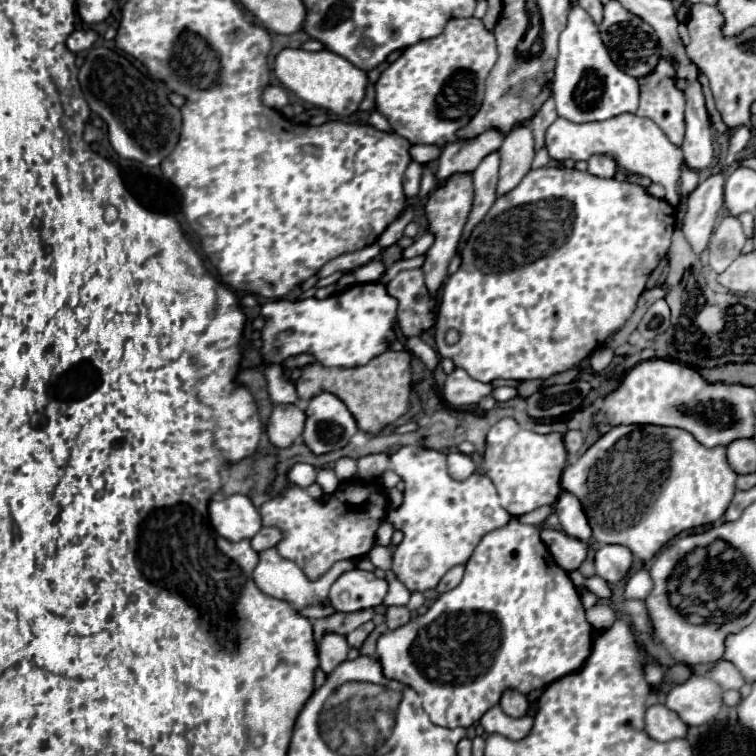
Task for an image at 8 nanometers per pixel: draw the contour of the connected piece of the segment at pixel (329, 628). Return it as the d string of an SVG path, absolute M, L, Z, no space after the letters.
M363 609L363 611L355 611L355 613L333 613L331 617L317 619L313 623L315 645L319 645L321 639L323 639L323 635L327 635L327 633L347 635L347 633L355 631L357 627L361 627L363 623L367 623L369 619L373 619L373 615L375 615L373 609Z

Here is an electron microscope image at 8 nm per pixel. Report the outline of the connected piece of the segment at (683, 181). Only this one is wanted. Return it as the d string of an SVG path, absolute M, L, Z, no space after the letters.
M685 163L681 166L681 177L680 177L680 188L681 195L683 195L683 199L681 201L685 201L687 199L687 195L697 187L697 183L699 183L699 179L697 179L697 173L692 169L689 169Z

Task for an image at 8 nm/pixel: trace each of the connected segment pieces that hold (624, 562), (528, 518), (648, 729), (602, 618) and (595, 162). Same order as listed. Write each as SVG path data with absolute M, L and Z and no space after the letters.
M603 545L595 553L595 571L607 583L617 583L631 569L633 555L623 545Z
M543 505L543 507L539 507L539 509L531 511L531 513L521 515L519 521L521 521L521 523L527 523L527 525L537 525L537 527L539 527L539 525L545 523L545 519L551 515L551 511L553 511L551 505Z
M657 703L645 711L645 733L655 741L673 741L685 737L687 725L683 725L665 705Z
M597 603L597 605L593 605L591 609L587 609L585 611L585 617L587 617L587 623L591 625L591 627L595 627L595 629L609 629L611 625L613 625L613 621L615 621L615 613L613 613L613 609L609 607L609 605L603 605L603 603Z
M591 155L587 163L589 163L587 171L591 175L597 175L597 177L613 177L615 169L617 169L615 161L611 157L607 157L607 155Z

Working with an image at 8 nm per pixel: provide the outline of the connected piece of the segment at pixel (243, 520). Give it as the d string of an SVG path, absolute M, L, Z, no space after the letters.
M231 495L225 501L211 501L209 519L215 531L229 541L251 539L261 529L261 515L245 495Z

